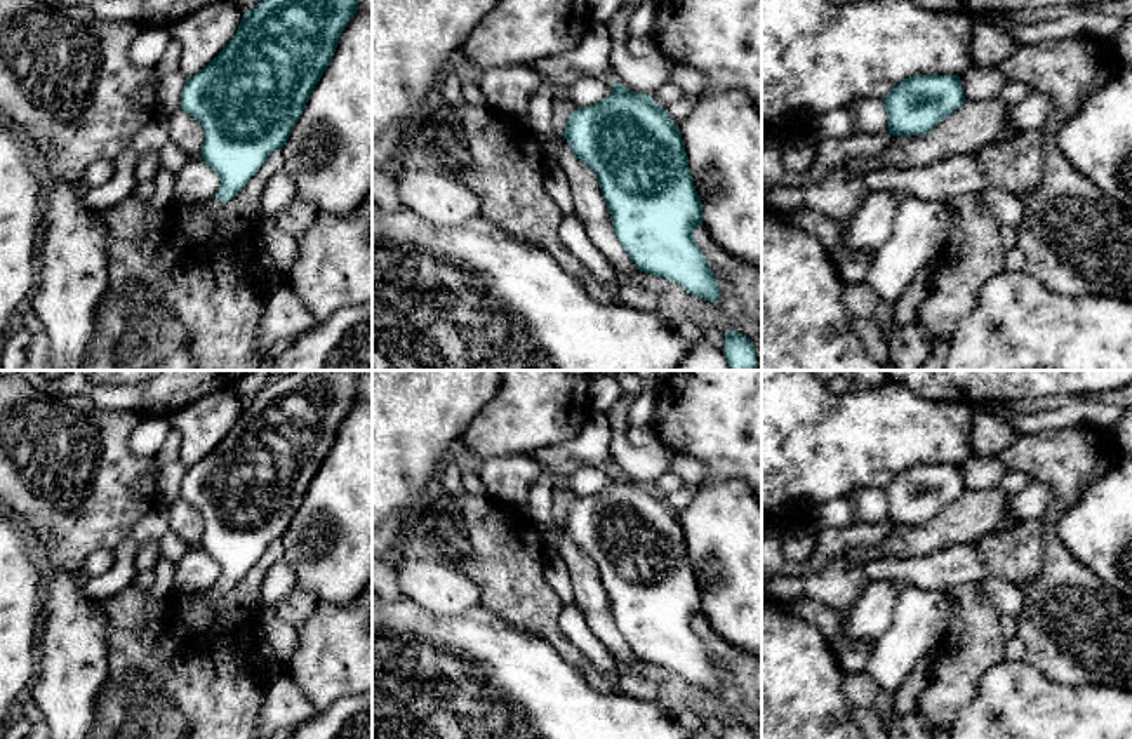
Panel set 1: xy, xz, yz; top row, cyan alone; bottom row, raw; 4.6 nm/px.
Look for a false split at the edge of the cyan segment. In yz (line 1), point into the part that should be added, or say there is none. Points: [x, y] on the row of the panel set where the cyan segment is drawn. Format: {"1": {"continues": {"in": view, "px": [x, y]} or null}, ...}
{"1": {"continues": null}}

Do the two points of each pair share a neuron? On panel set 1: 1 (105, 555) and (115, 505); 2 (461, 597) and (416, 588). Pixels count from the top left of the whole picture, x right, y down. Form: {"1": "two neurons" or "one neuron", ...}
{"1": "two neurons", "2": "one neuron"}

